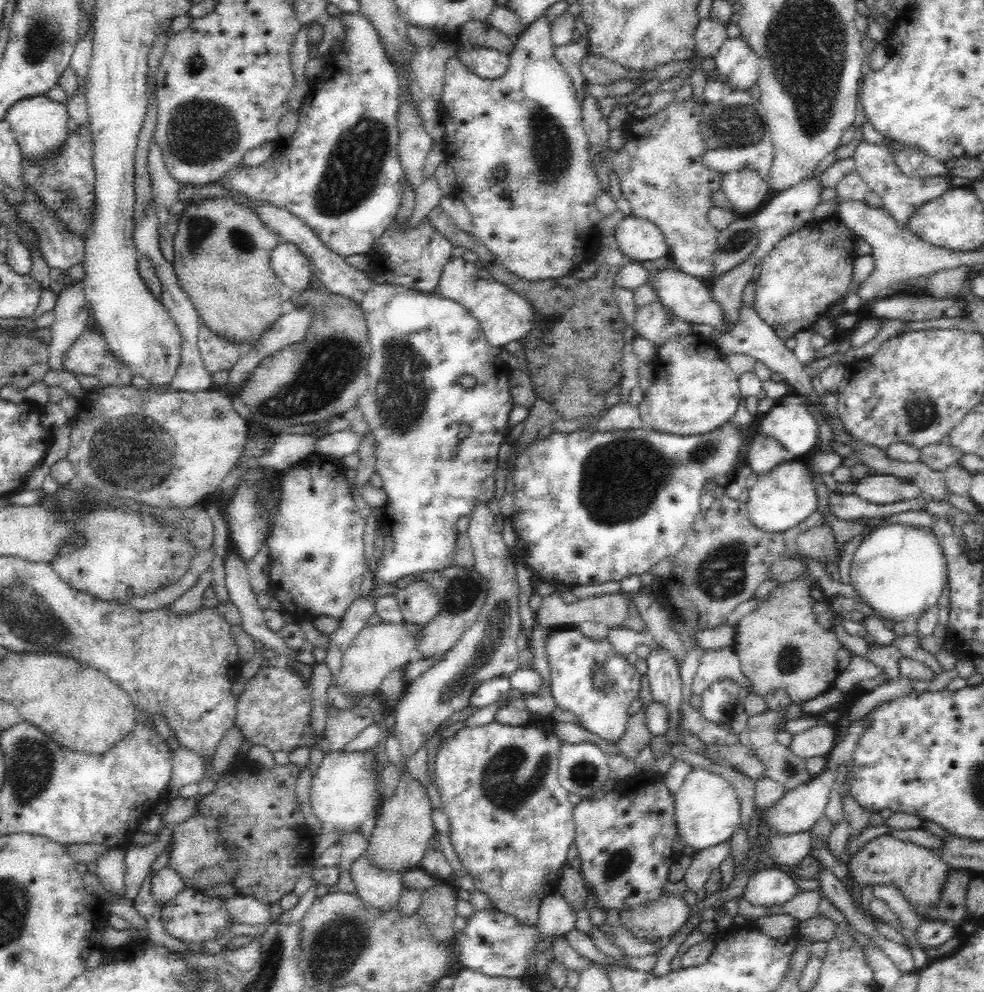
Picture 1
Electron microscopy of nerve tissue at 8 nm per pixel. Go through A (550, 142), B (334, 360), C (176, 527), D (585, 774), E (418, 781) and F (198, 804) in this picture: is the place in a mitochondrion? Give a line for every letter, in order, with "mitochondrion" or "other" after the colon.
A: mitochondrion
B: mitochondrion
C: other
D: mitochondrion
E: other
F: other

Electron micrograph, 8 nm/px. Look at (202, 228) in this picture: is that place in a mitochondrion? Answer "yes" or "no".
yes

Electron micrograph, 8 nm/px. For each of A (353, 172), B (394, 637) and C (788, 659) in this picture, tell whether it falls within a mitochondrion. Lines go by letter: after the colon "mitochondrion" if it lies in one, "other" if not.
A: mitochondrion
B: other
C: mitochondrion

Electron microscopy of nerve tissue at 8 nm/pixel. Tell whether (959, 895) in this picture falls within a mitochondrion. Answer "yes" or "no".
yes

